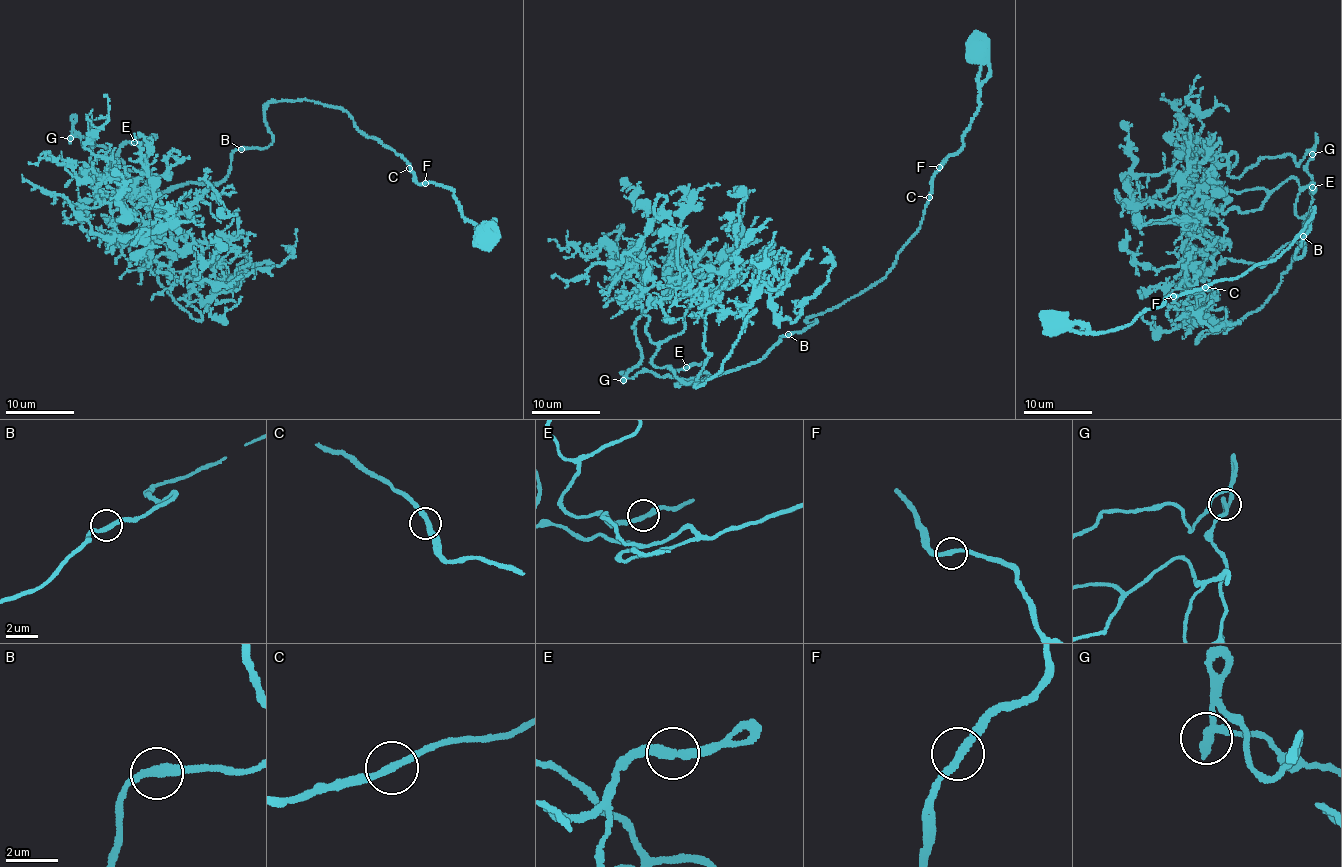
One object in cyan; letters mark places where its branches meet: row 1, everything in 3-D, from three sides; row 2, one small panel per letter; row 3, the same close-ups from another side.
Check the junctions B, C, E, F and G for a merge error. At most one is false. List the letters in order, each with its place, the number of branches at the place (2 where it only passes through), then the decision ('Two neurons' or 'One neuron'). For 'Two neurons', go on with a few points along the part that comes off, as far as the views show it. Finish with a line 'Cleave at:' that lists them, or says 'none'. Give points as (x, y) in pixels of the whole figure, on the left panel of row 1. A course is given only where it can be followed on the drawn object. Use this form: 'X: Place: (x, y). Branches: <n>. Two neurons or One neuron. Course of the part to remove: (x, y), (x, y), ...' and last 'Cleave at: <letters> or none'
B: Place: (241, 149). Branches: 2. One neuron
C: Place: (409, 168). Branches: 2. One neuron
E: Place: (134, 142). Branches: 2. One neuron
F: Place: (425, 183). Branches: 2. One neuron
G: Place: (70, 138). Branches: 2. One neuron
Cleave at: none

